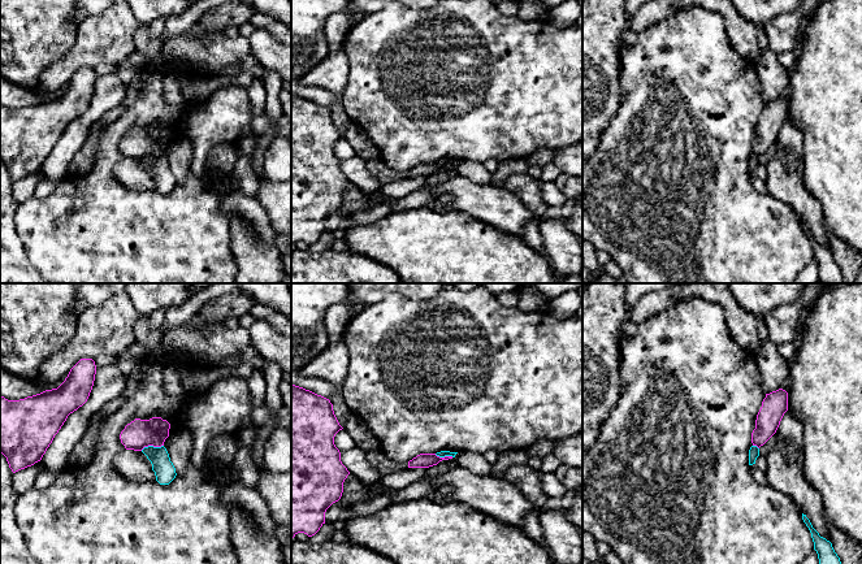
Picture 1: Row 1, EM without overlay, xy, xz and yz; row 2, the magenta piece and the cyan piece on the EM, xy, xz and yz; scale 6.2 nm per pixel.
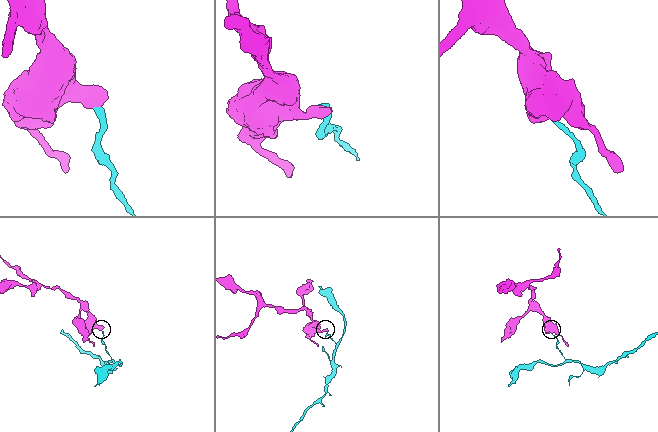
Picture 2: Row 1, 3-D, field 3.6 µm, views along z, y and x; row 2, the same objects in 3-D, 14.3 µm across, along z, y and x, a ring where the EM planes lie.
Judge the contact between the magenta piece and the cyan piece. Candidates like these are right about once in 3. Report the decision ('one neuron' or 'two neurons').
two neurons

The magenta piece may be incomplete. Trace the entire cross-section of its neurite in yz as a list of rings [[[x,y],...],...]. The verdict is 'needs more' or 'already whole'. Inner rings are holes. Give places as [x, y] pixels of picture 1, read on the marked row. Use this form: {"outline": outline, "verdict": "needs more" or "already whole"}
{"outline": [[[783,389],[766,394],[757,415],[751,443],[763,446],[777,430],[784,413],[788,411],[788,392]]], "verdict": "already whole"}

